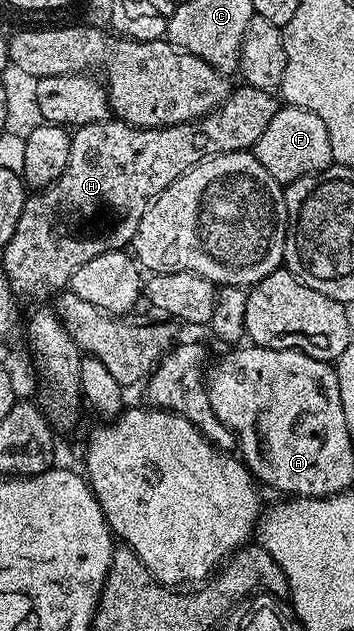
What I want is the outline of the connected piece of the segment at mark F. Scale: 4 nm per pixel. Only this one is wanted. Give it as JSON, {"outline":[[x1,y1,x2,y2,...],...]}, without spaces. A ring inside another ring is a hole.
{"outline":[[290,104,276,114,265,132,261,132,261,140,257,140,253,153,269,176,280,184,295,182,310,174,322,174,335,162,333,144,329,144,329,128,325,128,321,116]]}

